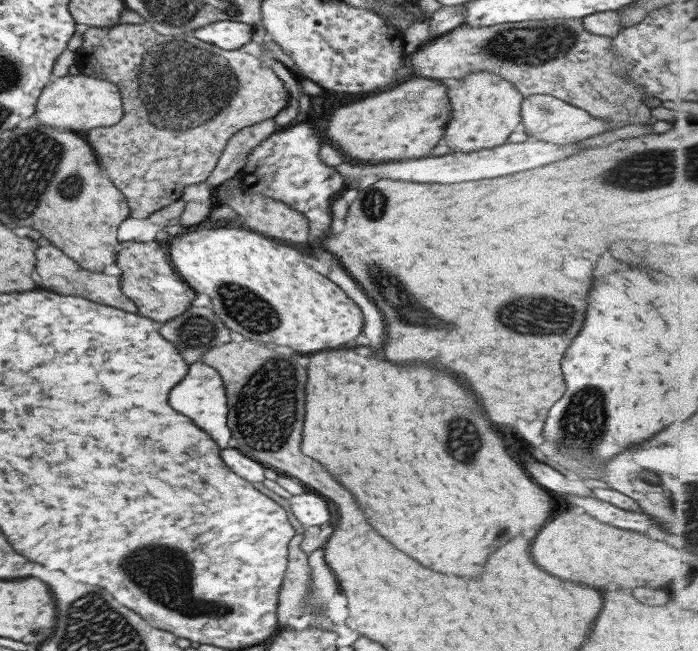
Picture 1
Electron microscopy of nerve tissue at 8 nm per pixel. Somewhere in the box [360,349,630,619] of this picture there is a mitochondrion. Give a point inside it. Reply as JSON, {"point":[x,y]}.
{"point":[578,435]}

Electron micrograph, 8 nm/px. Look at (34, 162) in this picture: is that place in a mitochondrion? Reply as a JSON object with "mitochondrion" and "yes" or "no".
{"mitochondrion":"yes"}

